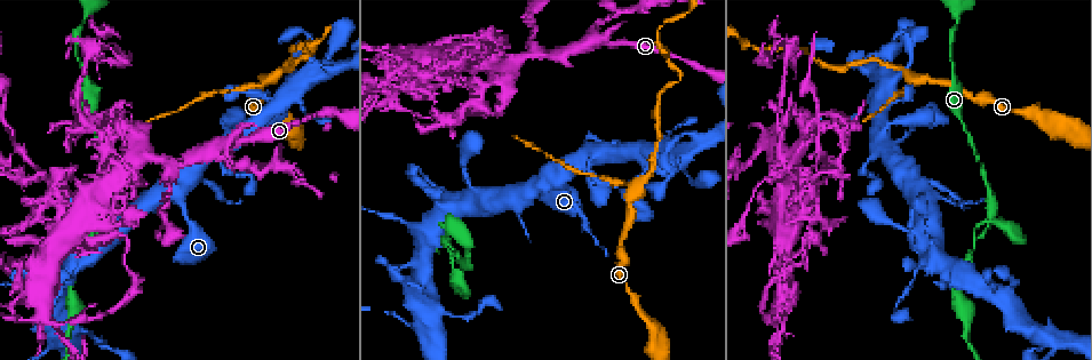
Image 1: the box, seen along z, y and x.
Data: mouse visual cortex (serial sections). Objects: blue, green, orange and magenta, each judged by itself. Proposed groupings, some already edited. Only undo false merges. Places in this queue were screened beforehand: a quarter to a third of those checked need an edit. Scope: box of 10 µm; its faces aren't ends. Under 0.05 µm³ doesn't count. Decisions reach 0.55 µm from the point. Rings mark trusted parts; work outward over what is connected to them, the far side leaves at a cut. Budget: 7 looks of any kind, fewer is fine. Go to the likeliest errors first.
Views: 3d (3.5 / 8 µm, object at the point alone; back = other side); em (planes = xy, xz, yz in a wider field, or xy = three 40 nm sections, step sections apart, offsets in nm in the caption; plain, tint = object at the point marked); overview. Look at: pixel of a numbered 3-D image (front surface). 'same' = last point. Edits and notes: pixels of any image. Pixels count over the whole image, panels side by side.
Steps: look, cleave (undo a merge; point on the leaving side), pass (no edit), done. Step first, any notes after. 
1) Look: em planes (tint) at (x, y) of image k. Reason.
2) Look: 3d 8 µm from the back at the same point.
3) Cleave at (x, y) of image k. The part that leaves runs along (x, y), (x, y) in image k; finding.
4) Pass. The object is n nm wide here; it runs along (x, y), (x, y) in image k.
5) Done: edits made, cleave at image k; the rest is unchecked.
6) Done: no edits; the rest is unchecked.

Look: 3d 3.5 µm at (769, 140) of image 1. Two arms in line, one across.

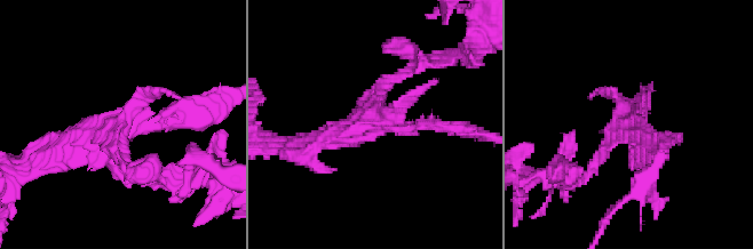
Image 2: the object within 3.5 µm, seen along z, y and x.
Look: em xy step 2 (tint) at (384, 128) of image 2.

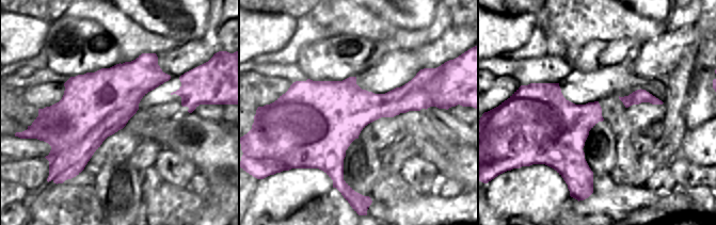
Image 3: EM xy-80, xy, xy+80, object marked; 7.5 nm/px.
Pass. It runs along (201, 115), (57, 150) in image 2; continuous, no second cell.

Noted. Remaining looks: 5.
Look: 3d 3.5 µm at (631, 196) of image 1. Arms part here.

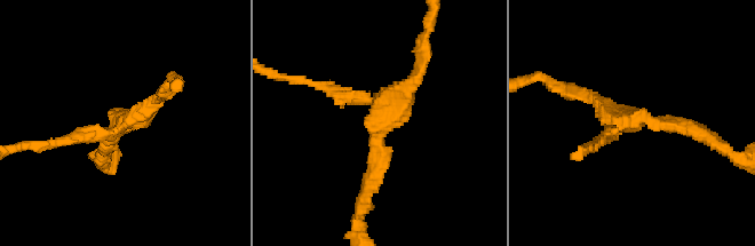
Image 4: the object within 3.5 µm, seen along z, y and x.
Look: em xy step 2 (tint) at (382, 121) of image 4. 3 arms meet here; the arms are 200, 200, 200 nm wide; shape alone is not enough.

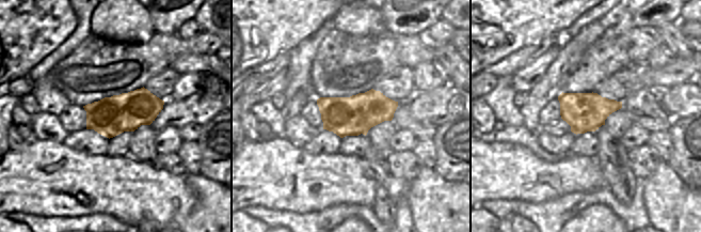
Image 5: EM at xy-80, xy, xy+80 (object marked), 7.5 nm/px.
Look: em xy step 5 (tint) at the same point. Cut it another way.

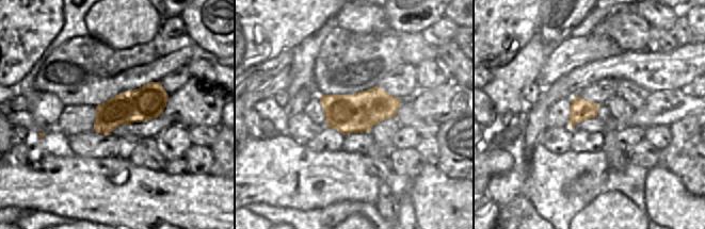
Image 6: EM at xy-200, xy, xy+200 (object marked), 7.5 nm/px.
Pass. It runs along (368, 189), (375, 127), (421, 65) in image 4; all the same cell.

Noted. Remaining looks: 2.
Look: 3d 3.5 µm at (807, 51) of image 1. Abrupt turn.

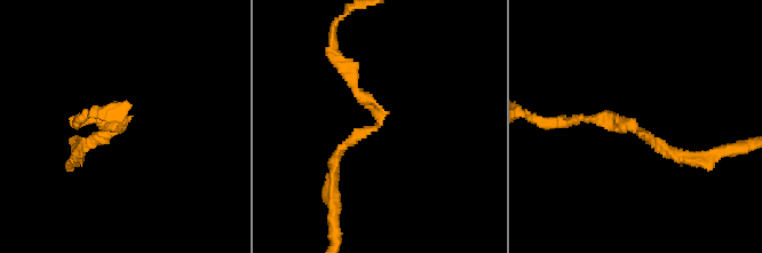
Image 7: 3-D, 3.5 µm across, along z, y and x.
Look: em xy step 1 (tint) at (633, 125) of image 7. Now the EM.

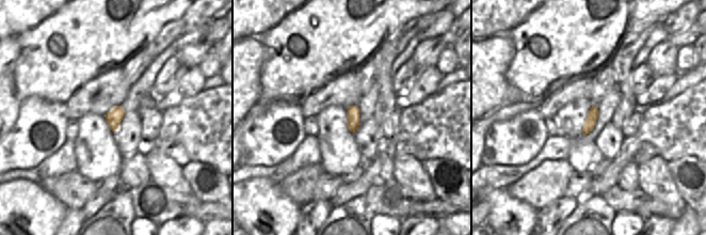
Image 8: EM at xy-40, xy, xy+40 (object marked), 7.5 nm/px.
Pass. It runs along (679, 155), (635, 126), (573, 119) in image 7; all the same cell.

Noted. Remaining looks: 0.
Done: no edits; the rest is unchecked.

